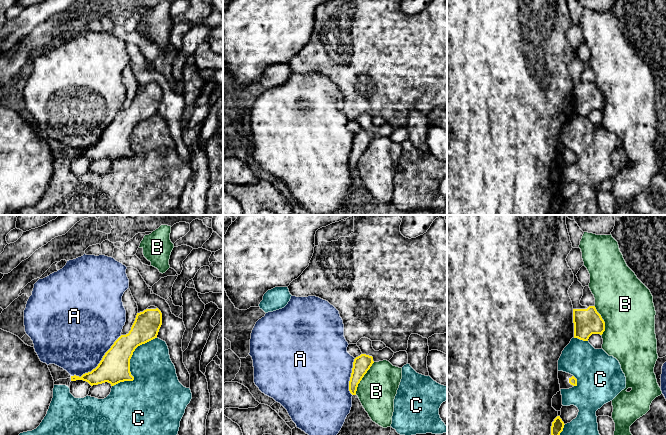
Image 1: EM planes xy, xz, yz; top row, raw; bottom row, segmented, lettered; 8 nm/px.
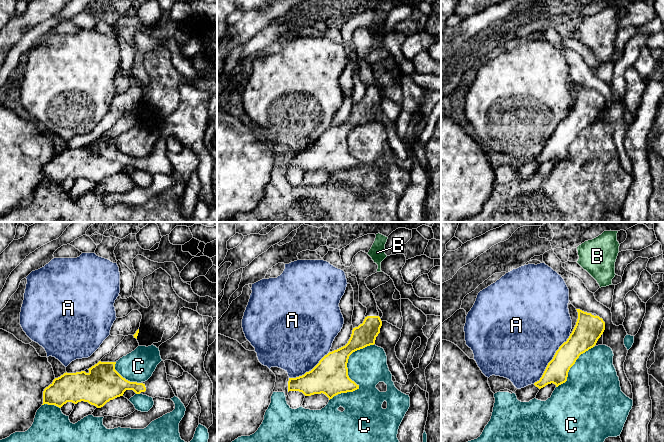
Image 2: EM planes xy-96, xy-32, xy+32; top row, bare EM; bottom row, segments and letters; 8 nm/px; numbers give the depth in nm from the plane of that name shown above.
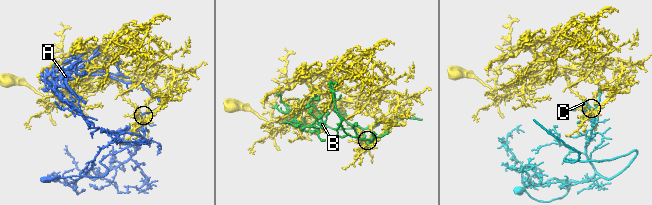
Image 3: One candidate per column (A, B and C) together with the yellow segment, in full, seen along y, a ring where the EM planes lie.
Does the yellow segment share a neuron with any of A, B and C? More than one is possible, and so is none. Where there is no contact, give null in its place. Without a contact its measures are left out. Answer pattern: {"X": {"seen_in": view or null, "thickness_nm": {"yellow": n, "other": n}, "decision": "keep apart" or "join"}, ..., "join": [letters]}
{"A": {"seen_in": "xy", "thickness_nm": {"yellow": 240, "other": 480}, "decision": "keep apart"}, "B": {"seen_in": "xz", "thickness_nm": {"yellow": 140, "other": 300}, "decision": "keep apart"}, "C": {"seen_in": "xy", "thickness_nm": {"yellow": 240, "other": 360}, "decision": "keep apart"}, "join": []}

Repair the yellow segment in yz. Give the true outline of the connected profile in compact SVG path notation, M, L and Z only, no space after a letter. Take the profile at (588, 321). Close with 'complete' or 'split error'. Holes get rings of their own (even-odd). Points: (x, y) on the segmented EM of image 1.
M572 248L566 261L574 274L574 282L568 290L573 305L574 338L588 341L592 334L603 334L605 322L595 306L587 307L580 304L584 287L578 281L576 274L584 266L581 249Z; split error

